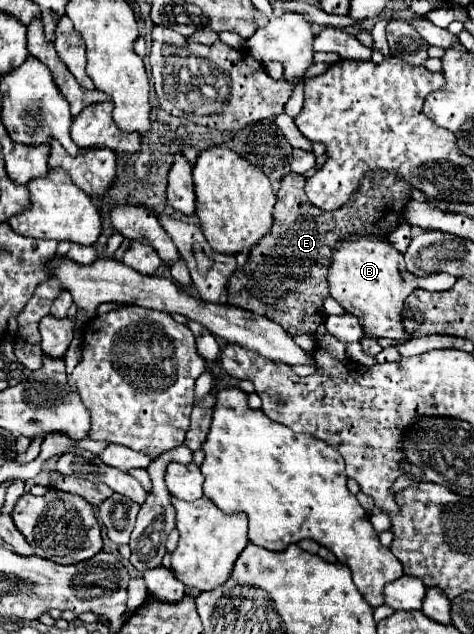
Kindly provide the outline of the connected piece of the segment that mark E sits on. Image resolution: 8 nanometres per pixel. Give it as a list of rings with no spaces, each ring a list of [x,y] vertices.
[[[287,174],[281,180],[281,186],[277,190],[277,206],[275,206],[275,222],[267,238],[251,250],[249,260],[243,268],[237,268],[235,280],[233,274],[229,278],[229,298],[227,304],[249,308],[253,312],[265,314],[267,318],[283,324],[283,328],[289,334],[311,334],[315,332],[321,322],[327,318],[323,302],[327,296],[327,268],[331,264],[331,256],[335,246],[353,234],[371,234],[379,238],[387,238],[393,230],[397,230],[399,222],[403,220],[405,204],[411,200],[411,184],[395,178],[395,174],[375,174],[375,178],[365,178],[363,186],[355,192],[355,198],[351,202],[335,212],[323,212],[321,208],[313,206],[309,200],[299,200],[295,194],[303,194],[305,176],[303,174]]]

